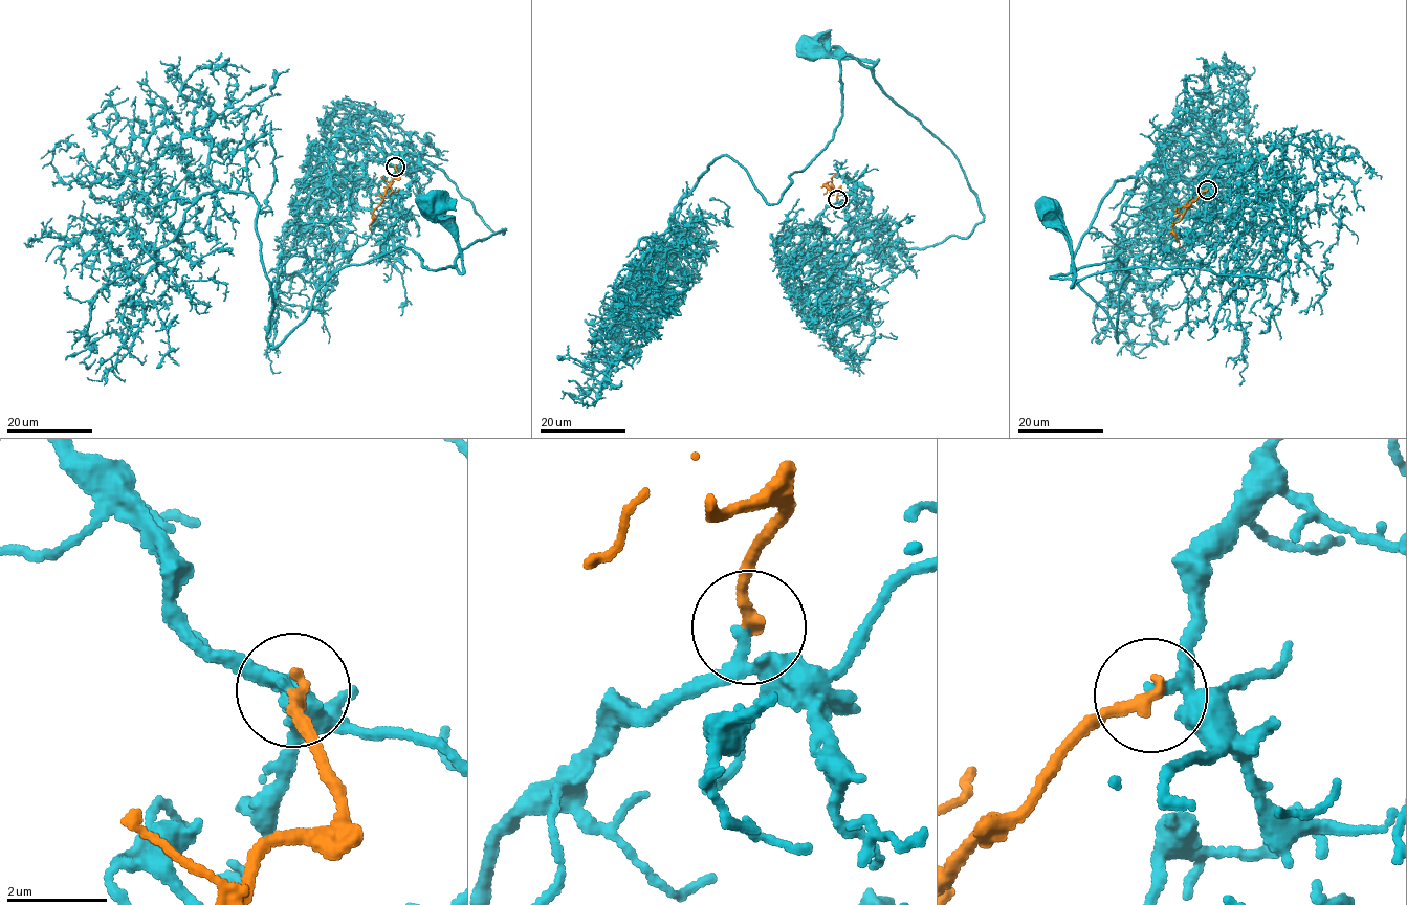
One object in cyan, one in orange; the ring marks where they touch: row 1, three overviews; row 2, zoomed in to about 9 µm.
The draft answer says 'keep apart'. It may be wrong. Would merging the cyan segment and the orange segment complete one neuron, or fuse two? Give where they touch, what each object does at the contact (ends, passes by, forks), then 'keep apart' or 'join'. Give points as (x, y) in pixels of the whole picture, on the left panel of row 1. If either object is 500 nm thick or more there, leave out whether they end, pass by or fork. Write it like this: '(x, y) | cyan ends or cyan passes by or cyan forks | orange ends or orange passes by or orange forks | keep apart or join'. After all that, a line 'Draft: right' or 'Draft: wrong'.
(395, 167) | cyan passes by | orange ends | join
Draft: wrong

